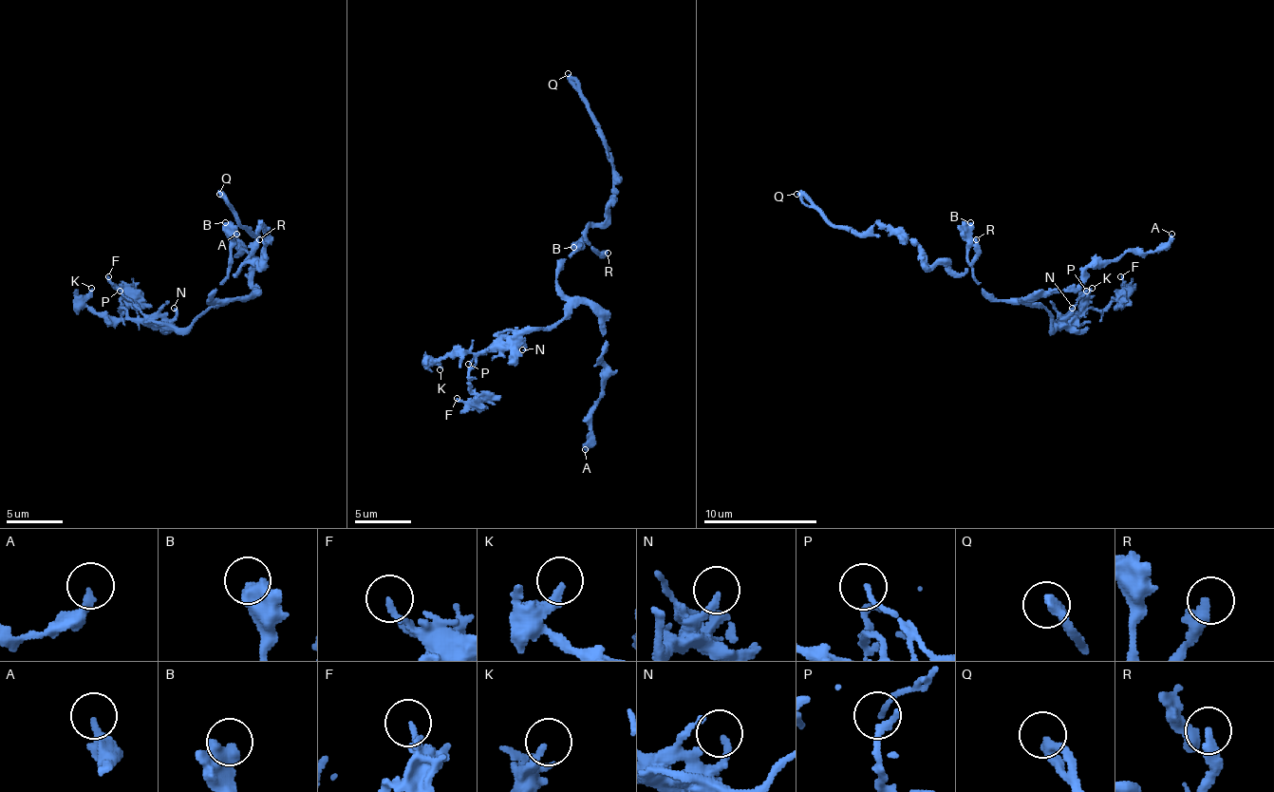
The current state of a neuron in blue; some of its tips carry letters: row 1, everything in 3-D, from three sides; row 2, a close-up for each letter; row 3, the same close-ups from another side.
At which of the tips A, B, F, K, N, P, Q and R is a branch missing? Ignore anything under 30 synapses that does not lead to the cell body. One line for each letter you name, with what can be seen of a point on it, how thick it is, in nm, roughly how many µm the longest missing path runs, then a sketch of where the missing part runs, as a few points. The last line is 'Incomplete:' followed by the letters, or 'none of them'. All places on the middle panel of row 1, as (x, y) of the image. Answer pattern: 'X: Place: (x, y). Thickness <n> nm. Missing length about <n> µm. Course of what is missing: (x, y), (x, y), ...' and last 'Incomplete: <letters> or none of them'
R: Place: (608, 253). Thickness 400 nm. Missing length about 100 µm
Incomplete: R

